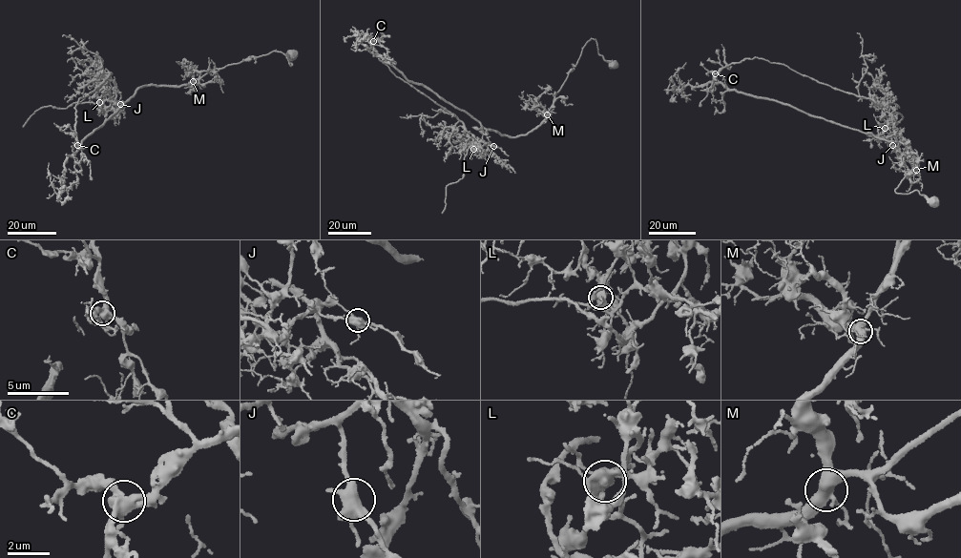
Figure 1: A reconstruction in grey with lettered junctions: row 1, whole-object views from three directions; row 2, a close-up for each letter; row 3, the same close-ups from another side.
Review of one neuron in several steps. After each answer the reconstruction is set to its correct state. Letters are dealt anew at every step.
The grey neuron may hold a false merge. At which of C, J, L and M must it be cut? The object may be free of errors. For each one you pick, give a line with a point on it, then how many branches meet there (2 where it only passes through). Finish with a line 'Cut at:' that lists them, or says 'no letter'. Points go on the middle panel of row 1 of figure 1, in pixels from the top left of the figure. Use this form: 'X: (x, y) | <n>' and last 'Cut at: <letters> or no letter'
L: (473, 149) | 5
Cut at: L

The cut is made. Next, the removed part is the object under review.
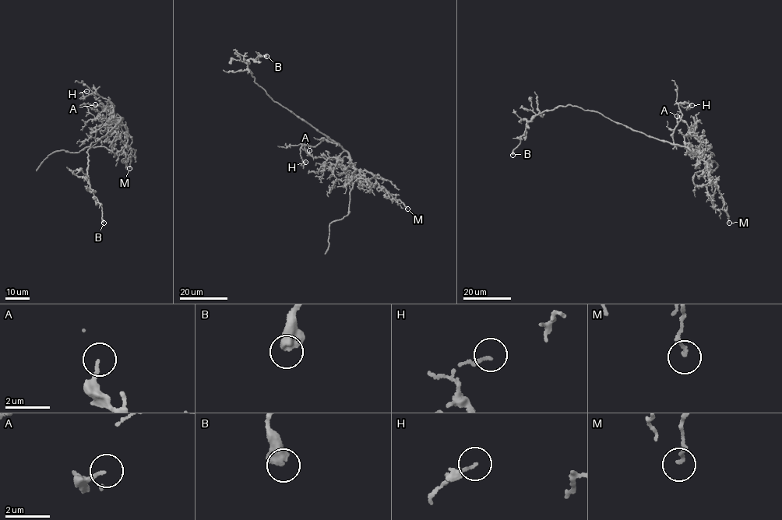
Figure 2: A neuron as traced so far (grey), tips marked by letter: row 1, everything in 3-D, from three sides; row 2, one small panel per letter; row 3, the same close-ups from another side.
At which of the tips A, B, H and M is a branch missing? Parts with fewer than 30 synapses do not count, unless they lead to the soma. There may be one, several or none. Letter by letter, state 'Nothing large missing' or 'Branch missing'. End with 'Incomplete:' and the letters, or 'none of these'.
A: Nothing large missing
B: Nothing large missing
H: Nothing large missing
M: Nothing large missing
Incomplete: none of these

